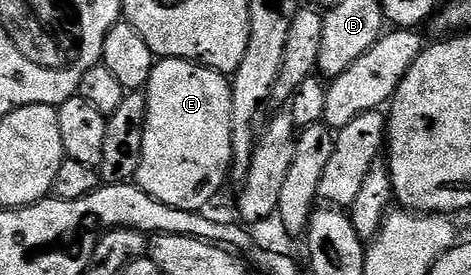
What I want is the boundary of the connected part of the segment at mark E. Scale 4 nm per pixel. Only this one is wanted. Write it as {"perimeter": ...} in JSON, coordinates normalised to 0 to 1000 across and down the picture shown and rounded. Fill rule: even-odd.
{"perimeter":[[[338,211],[325,247],[325,262],[316,276],[316,291],[312,295],[308,338],[312,349],[312,447],[308,451],[308,509],[304,513],[304,535],[299,538],[299,596],[295,600],[295,625],[291,636],[293,676],[316,713],[325,713],[333,727],[342,727],[342,742],[359,742],[367,756],[384,756],[386,764],[418,764],[425,771],[437,767],[442,760],[437,749],[463,713],[465,687],[480,669],[482,647],[486,662],[486,636],[495,618],[495,593],[490,582],[490,302],[484,273],[467,269],[463,255],[448,255],[439,240],[425,240],[420,225],[399,225],[393,211]]]}

